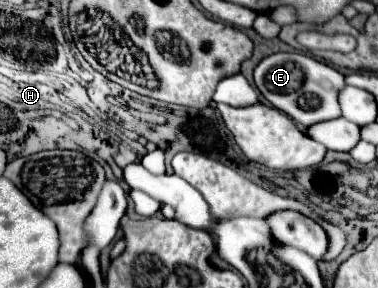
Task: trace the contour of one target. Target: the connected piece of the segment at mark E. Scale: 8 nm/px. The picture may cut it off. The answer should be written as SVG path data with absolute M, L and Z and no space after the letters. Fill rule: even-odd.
M278 52L278 54L266 56L254 70L254 82L256 82L256 88L262 92L262 96L272 106L276 106L278 110L288 114L294 122L298 122L306 128L316 122L334 120L334 118L342 116L342 110L338 104L338 94L346 86L344 74L340 74L332 66L328 66L312 56L306 56L302 52ZM306 96L316 96L318 106L300 104L300 98L306 98Z

